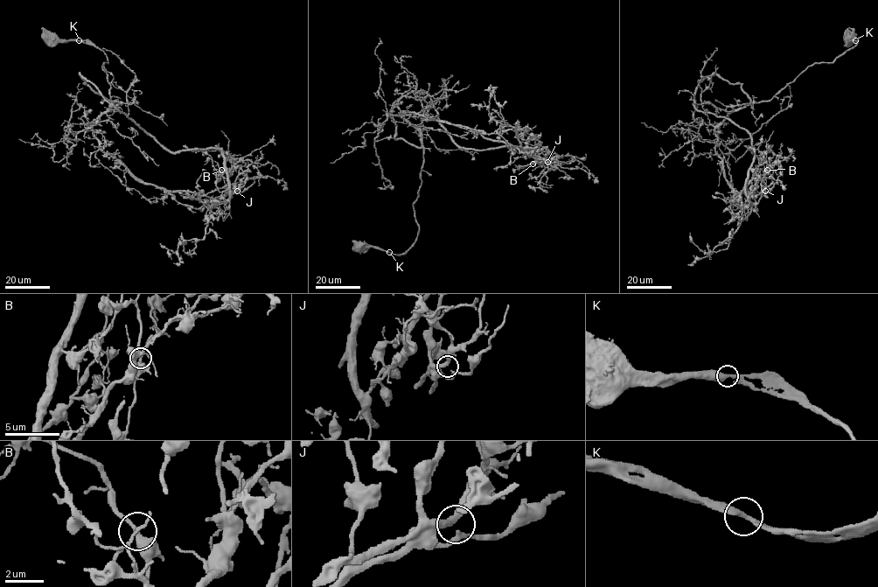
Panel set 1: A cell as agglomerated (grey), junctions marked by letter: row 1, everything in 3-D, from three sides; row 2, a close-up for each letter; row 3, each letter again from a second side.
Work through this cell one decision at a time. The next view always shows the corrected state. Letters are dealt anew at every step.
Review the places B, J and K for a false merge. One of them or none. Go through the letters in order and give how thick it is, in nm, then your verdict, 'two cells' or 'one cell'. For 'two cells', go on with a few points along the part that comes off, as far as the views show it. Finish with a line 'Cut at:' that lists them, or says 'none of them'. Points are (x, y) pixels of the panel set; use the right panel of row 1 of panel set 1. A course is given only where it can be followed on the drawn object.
B: 320 nm | one cell
J: 320 nm | one cell
K: 320 nm | one cell
Cut at: none of them

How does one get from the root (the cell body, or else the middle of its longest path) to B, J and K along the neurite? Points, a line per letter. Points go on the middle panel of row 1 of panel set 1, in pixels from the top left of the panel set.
B: (358, 246), (403, 255), (417, 238), (414, 204), (423, 149), (403, 111), (507, 141), (536, 158), (533, 164)
J: (358, 246), (403, 255), (417, 238), (414, 204), (423, 149), (403, 111), (475, 129), (547, 162)
K: (358, 246), (368, 244), (389, 253)

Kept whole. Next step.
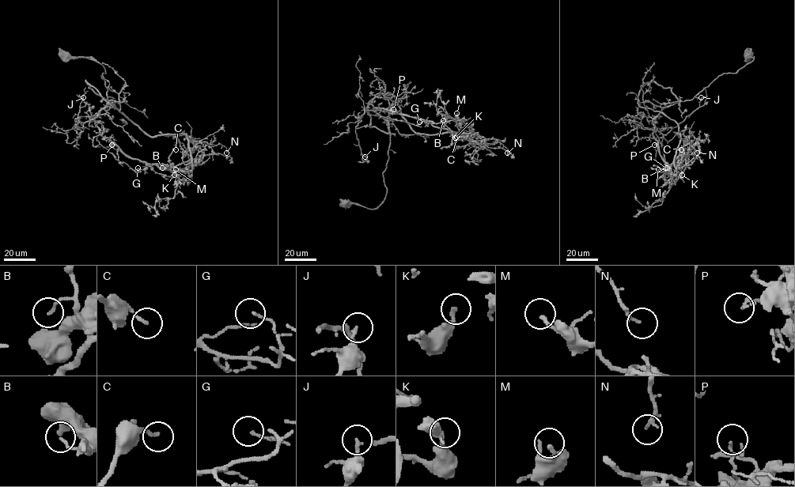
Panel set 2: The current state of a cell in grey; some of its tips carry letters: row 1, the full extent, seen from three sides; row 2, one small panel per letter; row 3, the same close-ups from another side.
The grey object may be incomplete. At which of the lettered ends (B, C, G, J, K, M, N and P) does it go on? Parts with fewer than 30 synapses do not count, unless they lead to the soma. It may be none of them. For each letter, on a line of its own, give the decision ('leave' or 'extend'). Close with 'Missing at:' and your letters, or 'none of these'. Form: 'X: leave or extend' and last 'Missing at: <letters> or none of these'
B: leave
C: leave
G: leave
J: leave
K: leave
M: leave
N: leave
P: leave
Missing at: none of these

